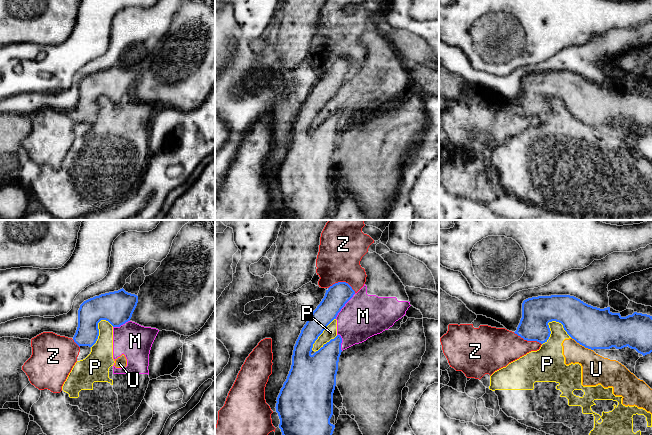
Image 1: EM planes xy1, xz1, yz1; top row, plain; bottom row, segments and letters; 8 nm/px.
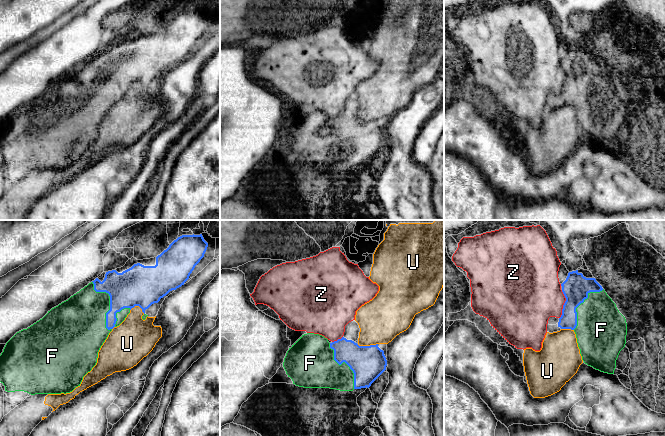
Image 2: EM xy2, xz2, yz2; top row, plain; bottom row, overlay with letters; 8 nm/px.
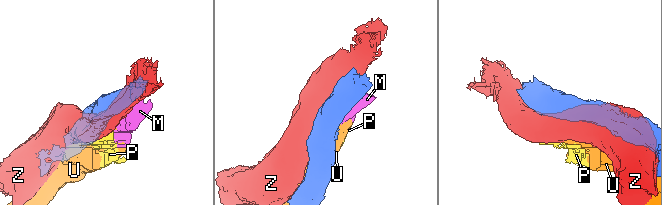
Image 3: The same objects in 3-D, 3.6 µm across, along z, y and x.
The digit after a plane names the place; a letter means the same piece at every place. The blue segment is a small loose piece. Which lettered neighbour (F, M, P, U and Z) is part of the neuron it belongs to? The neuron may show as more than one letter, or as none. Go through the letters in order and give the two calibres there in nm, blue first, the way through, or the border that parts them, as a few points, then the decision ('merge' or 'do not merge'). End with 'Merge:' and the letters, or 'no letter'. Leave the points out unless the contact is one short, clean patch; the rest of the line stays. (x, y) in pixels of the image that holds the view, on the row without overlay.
F: calibres 320 and 360 nm; merge
M: calibres 190 and 360 nm; do not merge
P: calibres 300 and 190 nm; do not merge
U: calibres 340 and 220 nm; do not merge
Z: calibres 190 and 360 nm; do not merge
Merge: F

